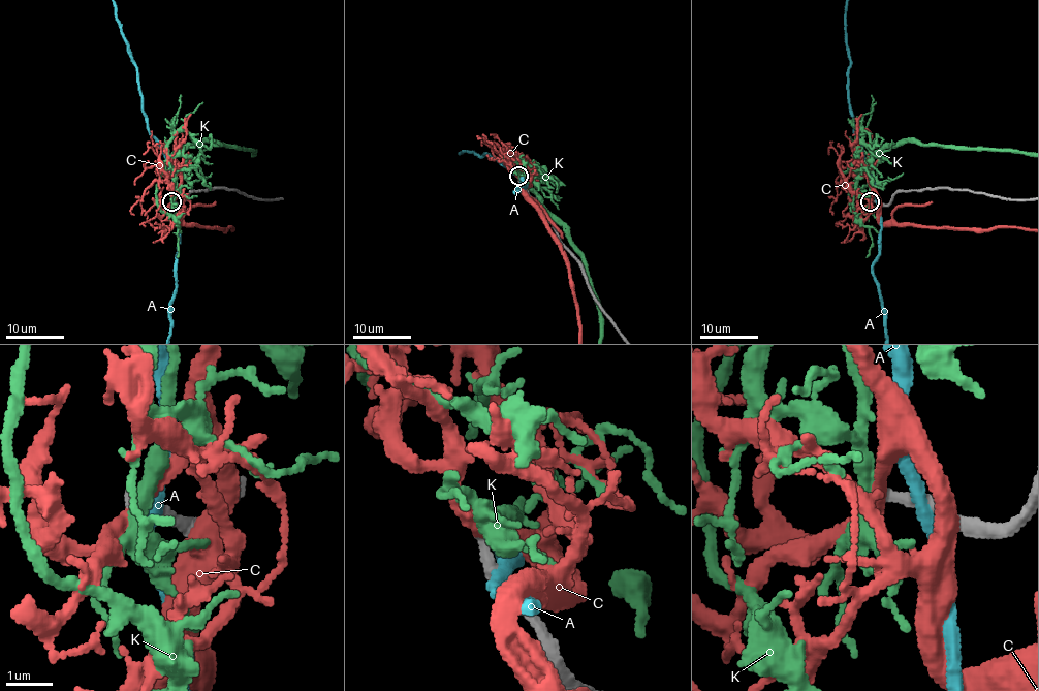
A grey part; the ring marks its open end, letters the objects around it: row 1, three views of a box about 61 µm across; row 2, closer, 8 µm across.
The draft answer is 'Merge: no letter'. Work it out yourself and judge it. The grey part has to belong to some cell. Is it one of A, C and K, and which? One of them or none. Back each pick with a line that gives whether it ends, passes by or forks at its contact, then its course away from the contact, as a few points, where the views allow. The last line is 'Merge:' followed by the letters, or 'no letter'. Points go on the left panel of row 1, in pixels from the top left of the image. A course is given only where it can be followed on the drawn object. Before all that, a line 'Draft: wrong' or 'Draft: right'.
Draft: right
Merge: no letter

